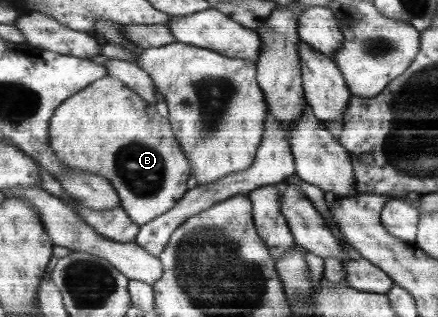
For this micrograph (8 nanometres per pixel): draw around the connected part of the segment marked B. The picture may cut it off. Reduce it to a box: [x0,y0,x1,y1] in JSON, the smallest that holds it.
[50,74,191,226]

